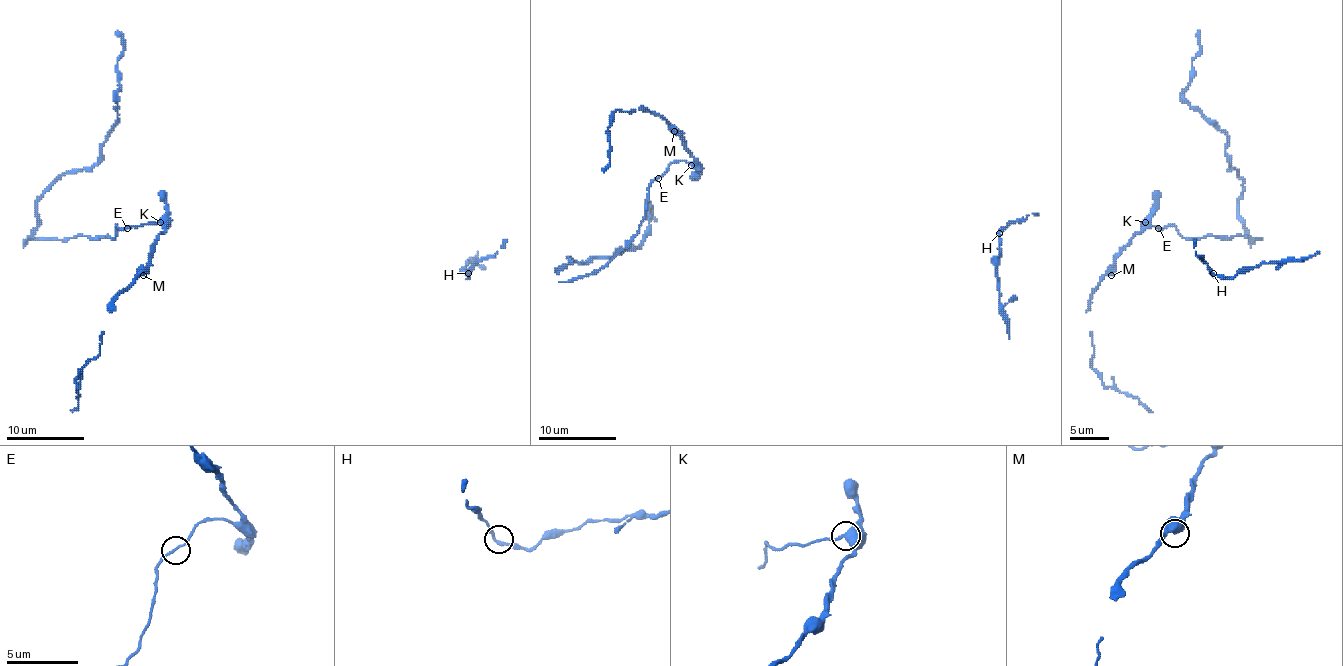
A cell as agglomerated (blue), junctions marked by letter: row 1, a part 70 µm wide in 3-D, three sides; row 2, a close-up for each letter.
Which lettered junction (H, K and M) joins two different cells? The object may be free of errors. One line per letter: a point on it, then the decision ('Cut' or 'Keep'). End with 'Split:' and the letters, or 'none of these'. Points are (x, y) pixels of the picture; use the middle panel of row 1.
H: Place: (999, 233). Keep
K: Place: (691, 165). Cut
M: Place: (674, 131). Keep
Split: K

